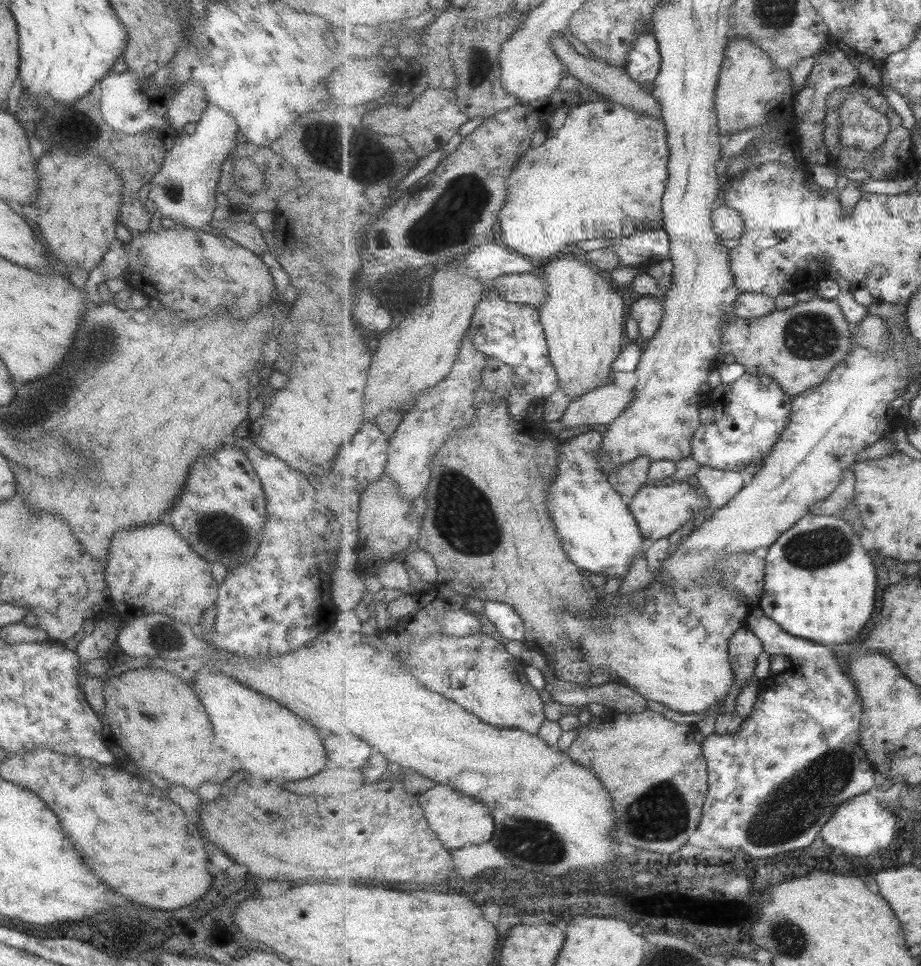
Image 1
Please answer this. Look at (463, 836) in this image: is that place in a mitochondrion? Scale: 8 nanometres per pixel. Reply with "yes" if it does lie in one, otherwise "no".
no

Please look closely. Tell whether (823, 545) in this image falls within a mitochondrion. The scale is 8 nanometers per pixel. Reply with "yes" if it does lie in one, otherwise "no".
yes

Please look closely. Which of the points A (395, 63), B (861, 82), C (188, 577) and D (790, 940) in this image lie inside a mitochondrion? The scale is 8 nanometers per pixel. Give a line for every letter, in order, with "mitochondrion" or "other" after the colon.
A: other
B: other
C: other
D: mitochondrion

